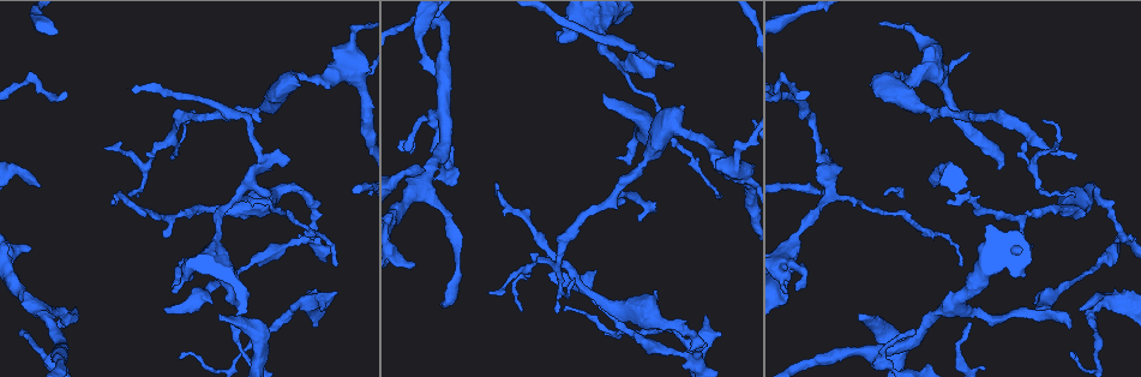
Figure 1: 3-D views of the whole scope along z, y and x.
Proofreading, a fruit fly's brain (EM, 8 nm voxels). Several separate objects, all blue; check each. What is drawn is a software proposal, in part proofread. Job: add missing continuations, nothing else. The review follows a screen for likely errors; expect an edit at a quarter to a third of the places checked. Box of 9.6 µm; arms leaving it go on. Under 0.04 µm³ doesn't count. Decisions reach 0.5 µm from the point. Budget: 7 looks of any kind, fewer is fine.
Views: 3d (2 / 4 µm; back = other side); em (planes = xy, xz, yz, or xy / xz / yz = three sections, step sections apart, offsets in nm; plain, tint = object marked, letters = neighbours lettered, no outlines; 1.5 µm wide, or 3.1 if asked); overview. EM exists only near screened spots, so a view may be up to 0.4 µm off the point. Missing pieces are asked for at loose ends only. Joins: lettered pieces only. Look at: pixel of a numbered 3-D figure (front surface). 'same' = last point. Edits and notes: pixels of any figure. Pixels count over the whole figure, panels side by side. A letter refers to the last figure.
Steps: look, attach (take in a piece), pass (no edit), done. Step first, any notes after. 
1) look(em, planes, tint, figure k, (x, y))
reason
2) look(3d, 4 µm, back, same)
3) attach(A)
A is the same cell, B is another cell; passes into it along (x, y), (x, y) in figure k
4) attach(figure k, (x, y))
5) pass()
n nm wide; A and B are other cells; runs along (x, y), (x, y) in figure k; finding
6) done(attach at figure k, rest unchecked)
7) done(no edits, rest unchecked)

look(3d, 2 µm, figure 1, (172, 156))
thin end

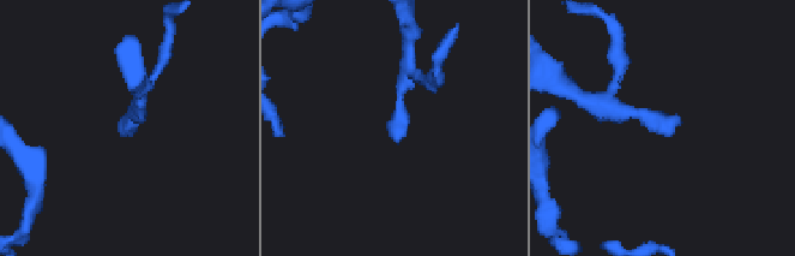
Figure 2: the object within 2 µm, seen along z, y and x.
look(em, planes, plain, figure 2, (676, 116))

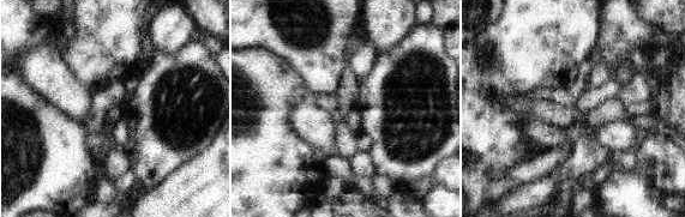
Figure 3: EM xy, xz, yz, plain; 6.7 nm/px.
look(em, planes, letters, same)
see the neighbours

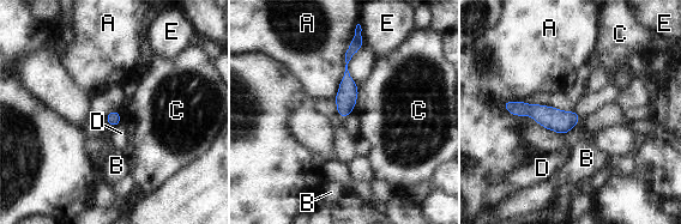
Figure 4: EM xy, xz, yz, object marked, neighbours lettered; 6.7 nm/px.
pass()
90 nm wide; A, B, C, D and E are other cells; runs along (357, 43), (347, 60), (343, 114) in figure 4; no lettered piece goes on from it

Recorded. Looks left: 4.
look(em, planes, letters, figure 1, (442, 306))
branch stops here

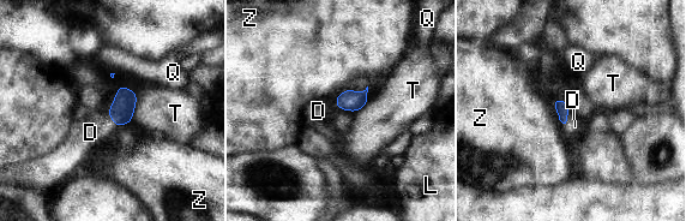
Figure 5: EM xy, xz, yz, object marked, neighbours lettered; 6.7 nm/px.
attach(D)
D is the same cell, L, Q, T and Z are other cells; passes into it along (121, 112), (110, 119), (90, 132) in figure 5; the neuron continues

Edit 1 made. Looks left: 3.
look(em, yz, step 4, letters, figure 1, (1032, 249))
branch stops here

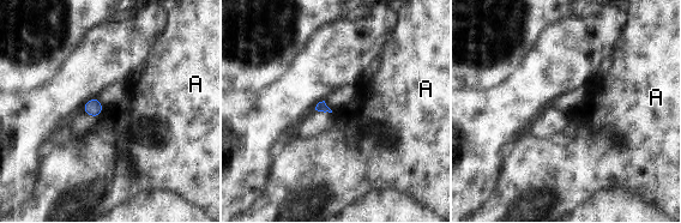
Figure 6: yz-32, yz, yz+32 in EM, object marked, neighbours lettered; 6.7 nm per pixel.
look(em, planes, letters, same)
cut it another way

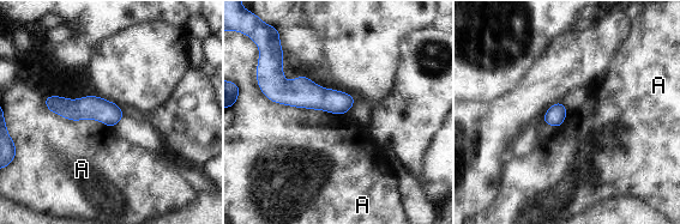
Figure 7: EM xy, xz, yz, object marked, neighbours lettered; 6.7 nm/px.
pass()
A is another cell; border along (259, 88), (274, 102), (343, 115) in figure 7; no lettered piece goes on from it

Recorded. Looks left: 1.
done(attach at figure 5, rest unchecked)

